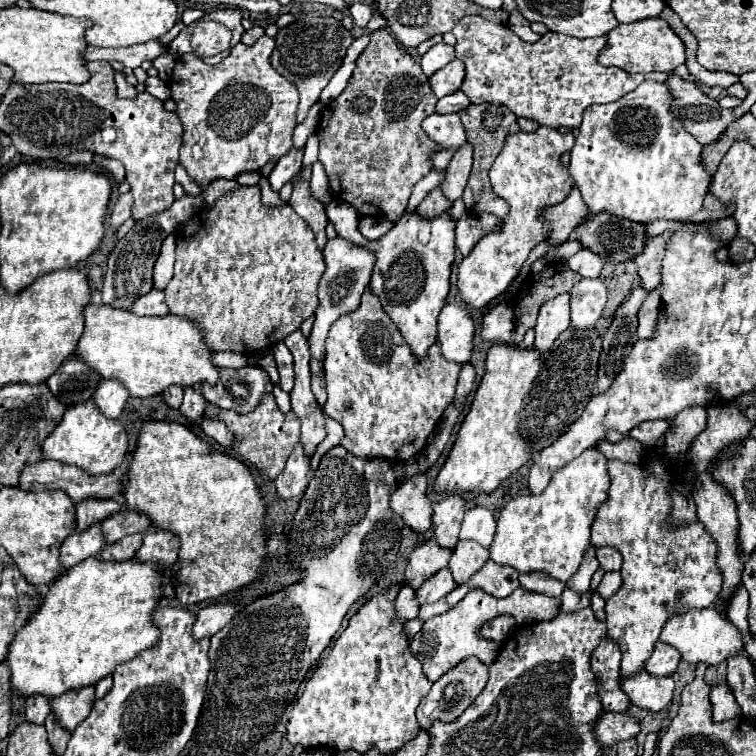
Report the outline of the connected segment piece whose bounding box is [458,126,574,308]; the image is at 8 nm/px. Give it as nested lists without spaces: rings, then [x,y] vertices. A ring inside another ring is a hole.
[[[540,126],[536,132],[508,134],[504,148],[490,168],[490,182],[494,192],[508,202],[510,214],[500,220],[498,230],[490,230],[474,250],[458,266],[458,290],[472,308],[486,308],[488,302],[500,296],[518,276],[530,250],[550,236],[550,224],[542,212],[566,200],[574,188],[574,178],[560,164],[560,156],[574,146],[574,134],[560,134],[554,128]]]

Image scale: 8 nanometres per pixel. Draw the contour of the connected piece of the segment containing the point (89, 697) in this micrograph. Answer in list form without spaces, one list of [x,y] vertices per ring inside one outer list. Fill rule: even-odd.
[[[84,686],[82,690],[70,690],[52,700],[52,712],[56,714],[58,722],[74,732],[74,728],[90,714],[94,704],[94,686]]]

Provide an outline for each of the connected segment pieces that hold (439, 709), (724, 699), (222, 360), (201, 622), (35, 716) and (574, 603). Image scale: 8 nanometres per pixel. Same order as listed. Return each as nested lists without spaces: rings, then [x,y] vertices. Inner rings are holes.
[[[474,656],[462,660],[458,666],[448,670],[438,682],[434,682],[430,694],[420,702],[420,706],[416,710],[420,730],[428,730],[436,720],[440,720],[440,722],[458,720],[464,714],[464,710],[476,700],[476,696],[484,690],[486,682],[488,682],[488,666]]]
[[[712,686],[710,690],[710,702],[712,702],[712,720],[724,722],[740,716],[738,702],[728,686]]]
[[[216,352],[214,354],[214,364],[218,364],[220,368],[242,368],[246,366],[246,356],[238,354],[238,352]]]
[[[218,604],[218,606],[208,606],[198,612],[198,620],[194,624],[194,638],[206,638],[214,636],[220,632],[236,612],[236,604]]]
[[[28,696],[26,700],[26,718],[34,724],[44,724],[50,712],[50,702],[44,696]]]
[[[564,588],[562,596],[560,596],[562,598],[562,610],[580,610],[580,608],[590,606],[590,596],[592,594],[594,594],[592,590],[584,592],[584,594],[578,594],[578,592],[570,590],[570,588]]]

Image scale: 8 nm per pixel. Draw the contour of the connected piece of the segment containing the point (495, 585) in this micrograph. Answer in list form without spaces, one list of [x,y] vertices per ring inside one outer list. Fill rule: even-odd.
[[[488,562],[482,570],[478,570],[474,578],[470,578],[470,584],[474,590],[482,590],[496,598],[510,596],[520,586],[518,570],[510,566],[498,566],[496,562]]]

